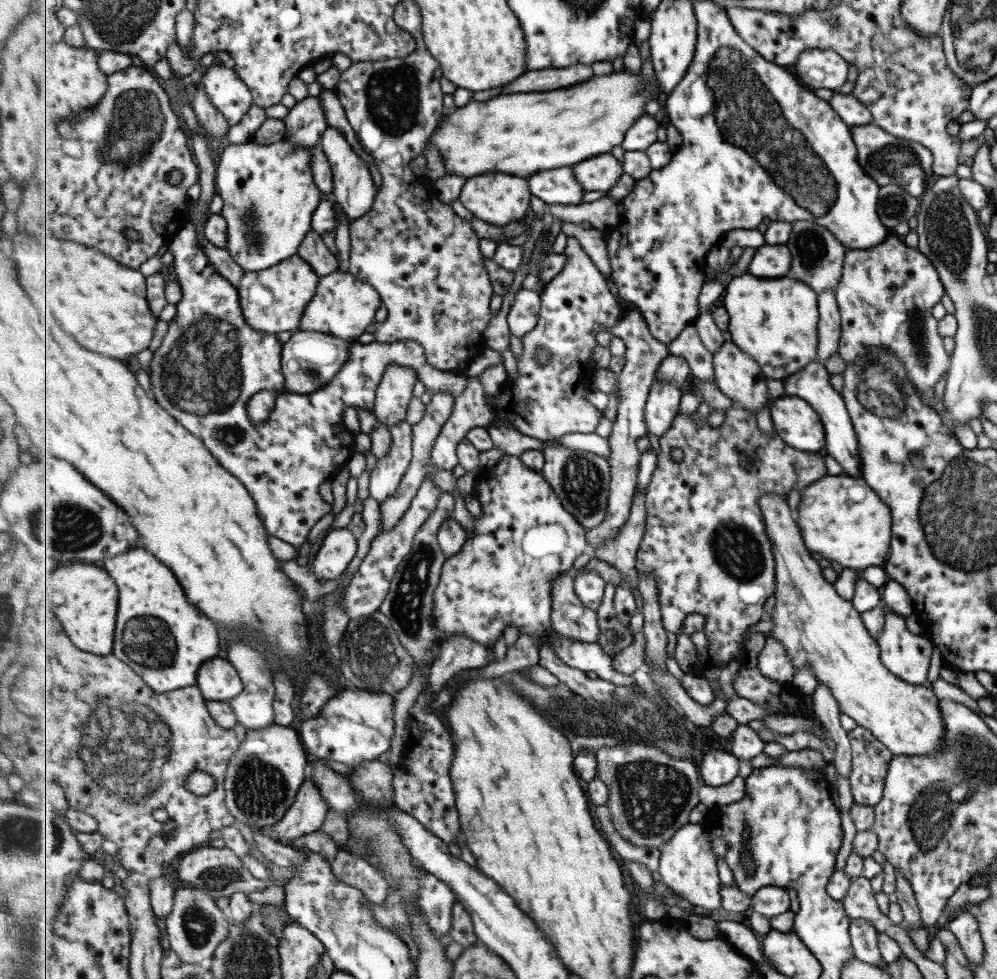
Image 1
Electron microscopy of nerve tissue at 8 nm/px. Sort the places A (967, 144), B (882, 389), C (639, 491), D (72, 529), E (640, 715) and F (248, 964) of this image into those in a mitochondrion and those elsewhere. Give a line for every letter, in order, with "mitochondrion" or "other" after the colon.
A: other
B: mitochondrion
C: other
D: mitochondrion
E: mitochondrion
F: mitochondrion

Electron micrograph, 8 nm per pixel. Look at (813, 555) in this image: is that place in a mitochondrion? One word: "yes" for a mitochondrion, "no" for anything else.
no

